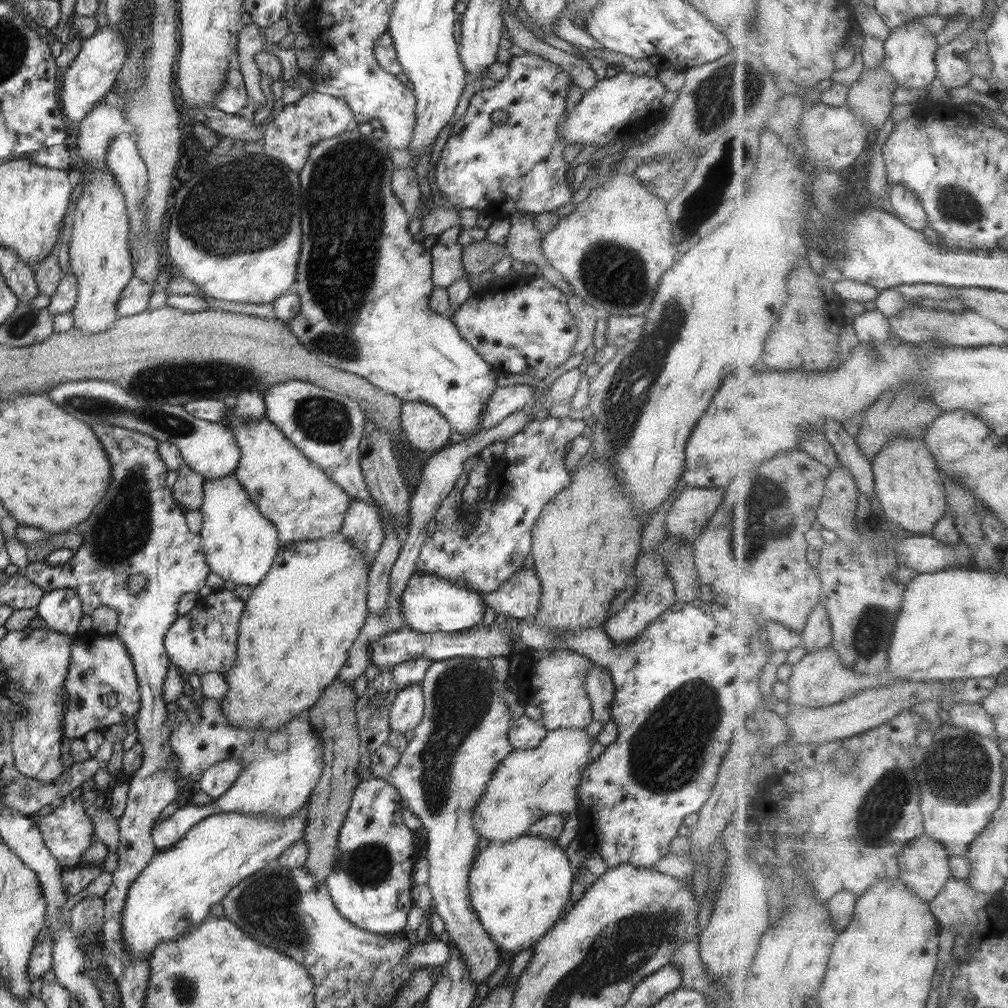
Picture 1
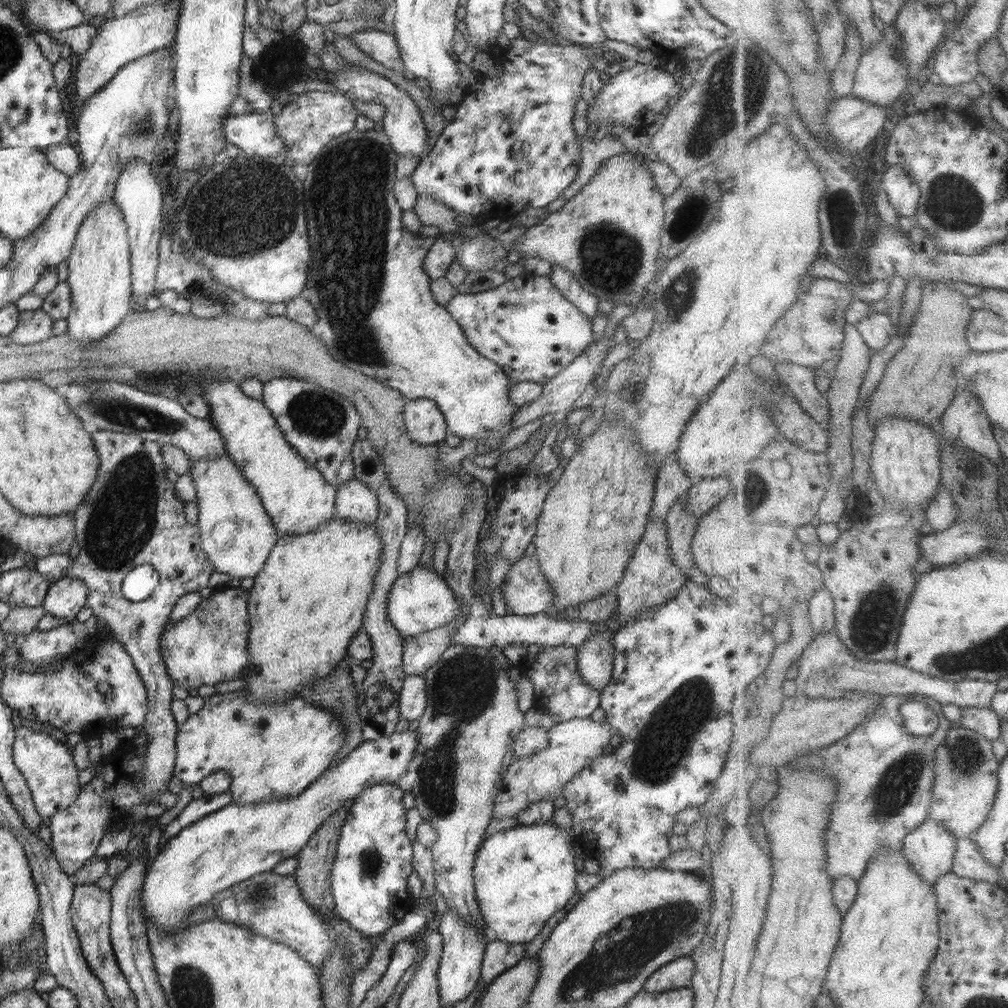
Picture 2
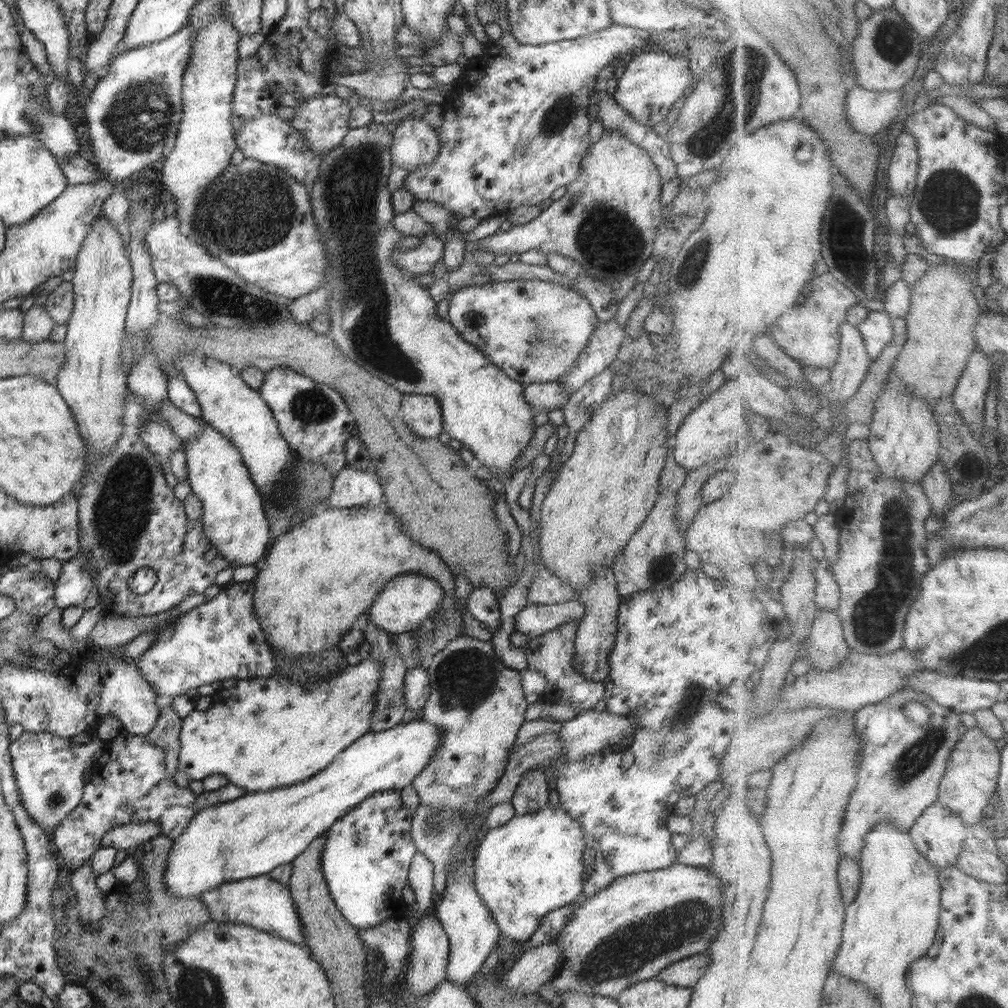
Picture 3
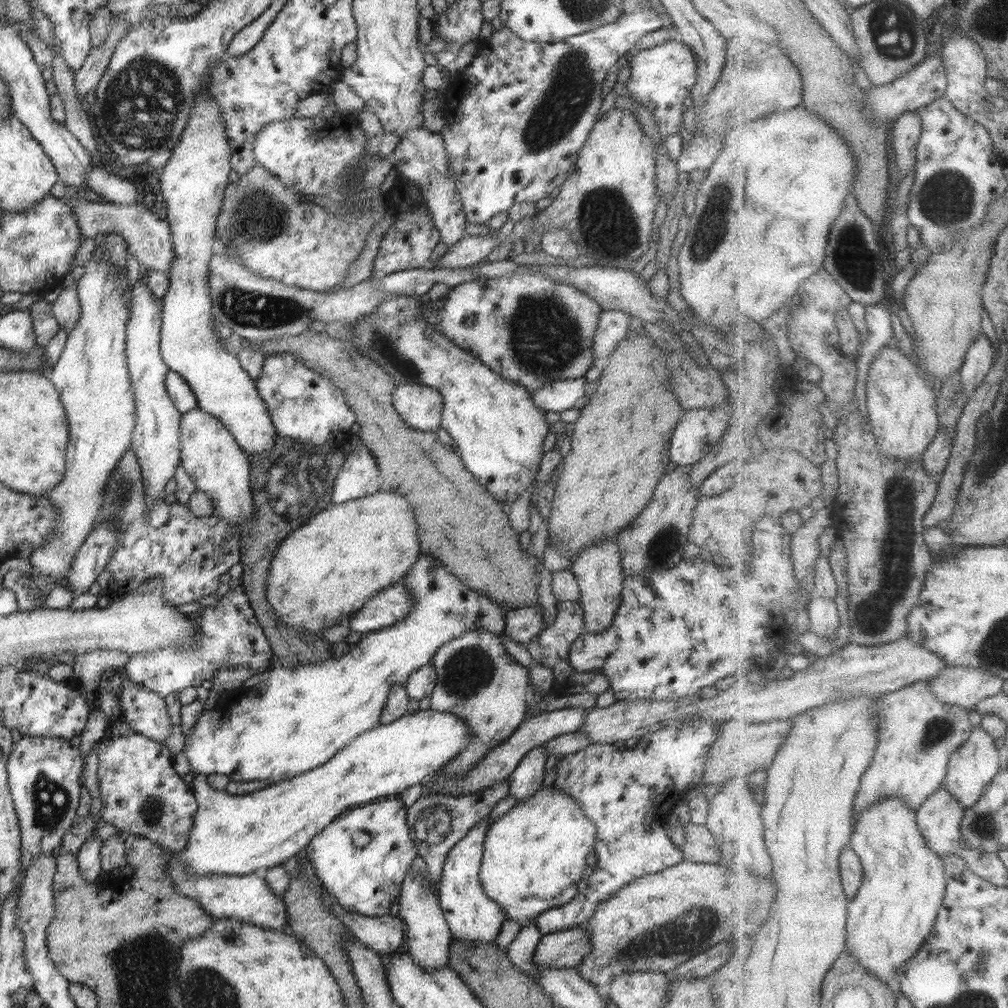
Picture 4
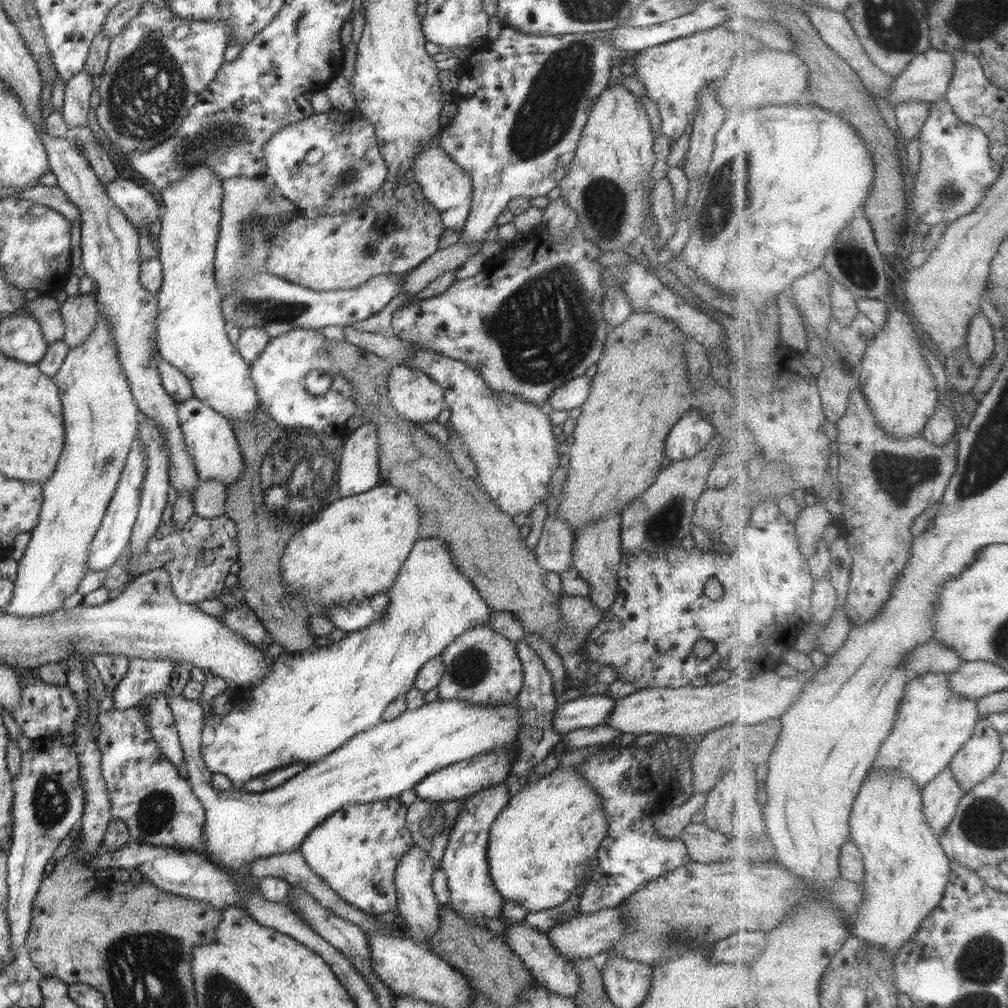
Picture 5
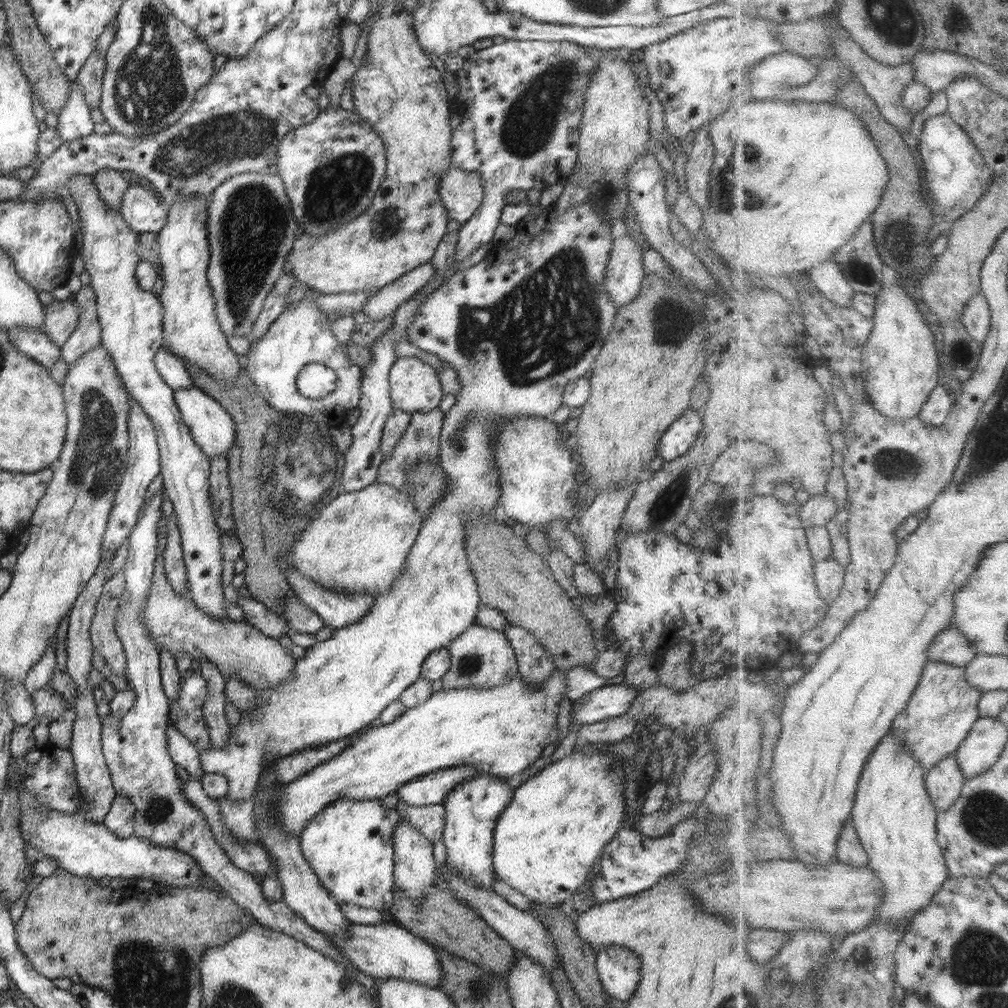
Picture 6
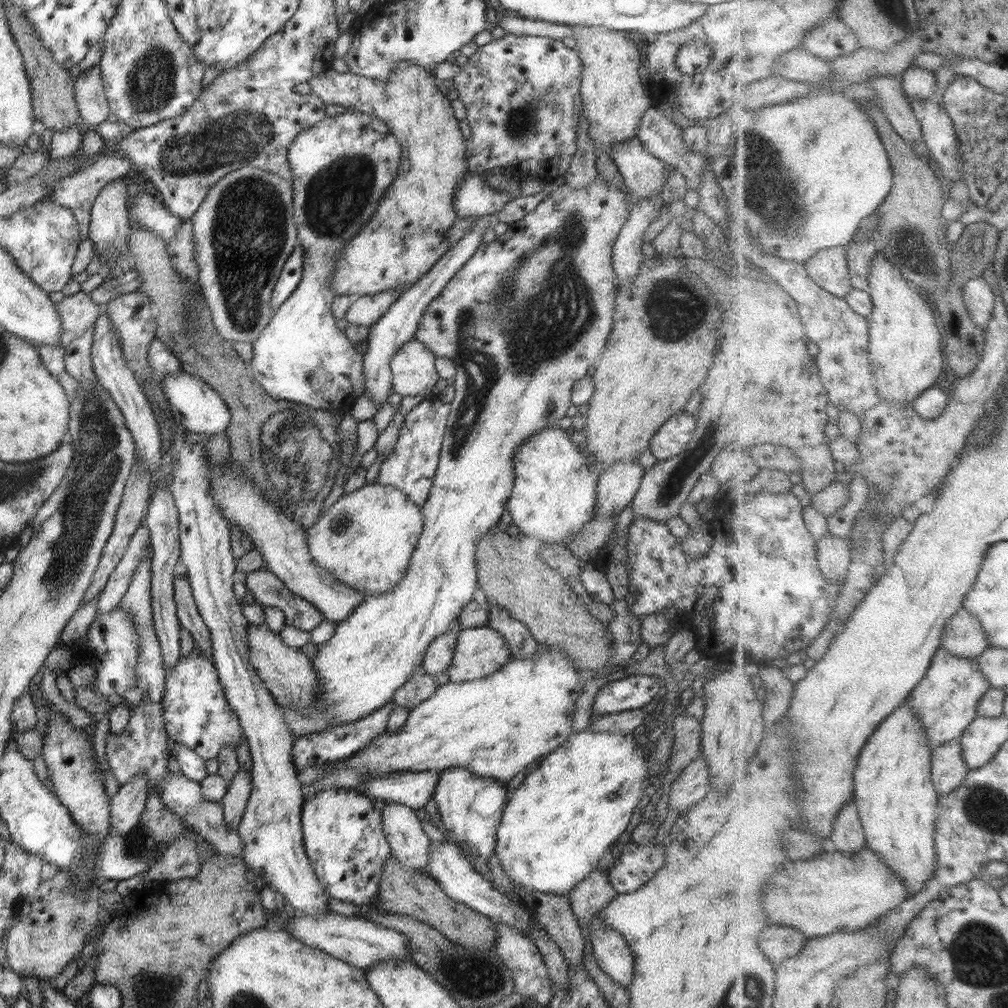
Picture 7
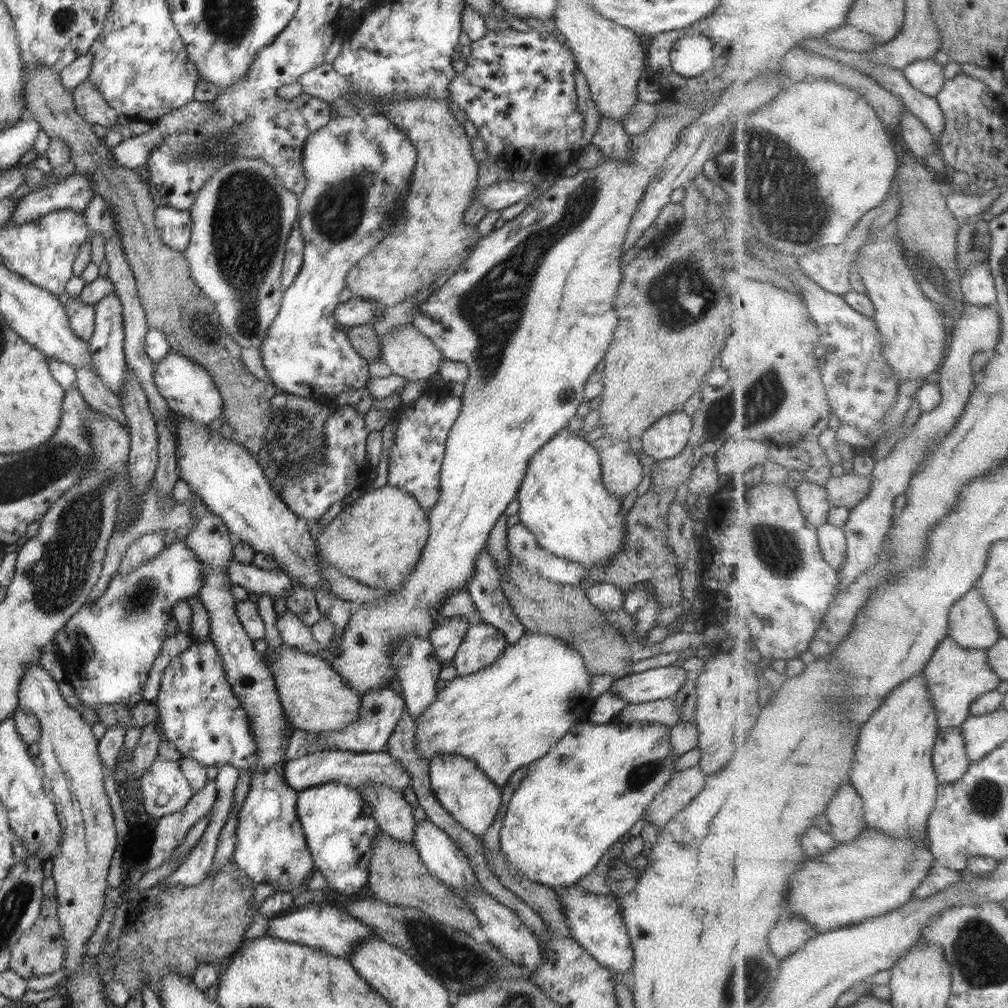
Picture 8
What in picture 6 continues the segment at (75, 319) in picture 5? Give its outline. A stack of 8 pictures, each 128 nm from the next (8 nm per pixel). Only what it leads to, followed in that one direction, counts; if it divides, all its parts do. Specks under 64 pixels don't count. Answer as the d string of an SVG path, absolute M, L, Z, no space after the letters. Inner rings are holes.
M89 284L82 285L74 296L75 306L80 311L78 325L68 340L60 347L61 358L71 366L92 347L101 344L101 326L98 320L95 293Z

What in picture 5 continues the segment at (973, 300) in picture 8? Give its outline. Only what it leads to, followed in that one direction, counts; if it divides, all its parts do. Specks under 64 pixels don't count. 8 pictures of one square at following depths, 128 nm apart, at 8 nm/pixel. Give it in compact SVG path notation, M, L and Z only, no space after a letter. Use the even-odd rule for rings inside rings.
M980 310L978 316L972 320L968 337L972 358L974 358L978 367L985 368L996 352L997 336L992 320L986 316L984 310Z

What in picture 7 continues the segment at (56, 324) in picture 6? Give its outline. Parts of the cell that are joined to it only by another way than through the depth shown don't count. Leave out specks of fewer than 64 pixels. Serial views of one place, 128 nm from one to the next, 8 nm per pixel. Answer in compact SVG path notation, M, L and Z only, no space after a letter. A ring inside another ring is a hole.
M83 291L64 297L61 302L55 304L55 308L62 322L62 347L84 335L84 332L95 325L97 318L104 311L103 306L95 304Z

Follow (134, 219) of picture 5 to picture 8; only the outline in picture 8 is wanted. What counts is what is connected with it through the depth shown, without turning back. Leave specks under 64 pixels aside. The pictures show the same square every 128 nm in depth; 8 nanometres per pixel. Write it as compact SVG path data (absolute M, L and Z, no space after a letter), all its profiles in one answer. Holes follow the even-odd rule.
M157 205L155 224L161 240L170 248L184 252L191 240L192 218L189 211L176 210L166 205Z

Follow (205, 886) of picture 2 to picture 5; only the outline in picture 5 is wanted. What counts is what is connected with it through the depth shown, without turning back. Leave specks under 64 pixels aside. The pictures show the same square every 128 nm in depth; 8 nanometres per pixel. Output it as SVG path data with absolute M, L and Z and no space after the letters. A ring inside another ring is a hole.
M183 694L178 696L167 696L168 705L170 706L174 721L176 731L182 746L182 751L184 753L184 766L186 772L188 773L188 781L192 792L196 794L196 798L200 800L202 806L204 807L204 833L202 833L202 843L205 845L205 855L202 855L208 862L218 866L224 866L224 868L232 868L232 870L241 870L245 869L248 864L252 864L254 860L258 858L266 858L266 856L276 856L282 855L285 853L295 852L302 845L302 842L308 837L308 833L320 822L324 822L330 814L338 812L340 808L350 805L350 804L366 804L369 802L376 802L378 800L386 800L390 798L397 798L401 792L408 790L408 788L416 787L424 778L431 776L434 772L446 768L457 762L471 759L476 755L480 755L484 752L493 752L494 750L507 750L512 751L514 755L514 762L518 759L519 743L517 742L517 733L519 730L519 709L517 705L504 707L503 705L481 705L475 706L464 703L464 700L434 700L429 704L424 704L421 708L418 709L406 709L404 713L400 714L396 719L390 721L380 722L374 728L370 728L366 732L356 734L351 740L345 743L341 748L338 748L335 752L328 756L324 756L320 762L317 762L315 765L307 766L305 770L302 770L297 776L290 778L287 782L284 782L281 786L278 786L273 789L268 789L267 791L261 793L251 793L248 791L242 790L230 790L230 791L219 791L218 789L211 786L211 777L213 773L204 766L205 762L201 756L201 733L203 730L203 724L205 720L205 710L200 704L199 700L188 700L184 698Z

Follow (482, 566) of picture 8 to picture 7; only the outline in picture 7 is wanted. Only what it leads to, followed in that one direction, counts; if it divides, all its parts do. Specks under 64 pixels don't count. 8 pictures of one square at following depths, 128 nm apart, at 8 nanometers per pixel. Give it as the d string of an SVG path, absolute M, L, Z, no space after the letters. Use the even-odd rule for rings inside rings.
M488 602L488 624L487 626L496 629L504 637L513 658L532 658L540 650L540 643L532 636L528 627L512 618L508 610L500 608L498 604Z

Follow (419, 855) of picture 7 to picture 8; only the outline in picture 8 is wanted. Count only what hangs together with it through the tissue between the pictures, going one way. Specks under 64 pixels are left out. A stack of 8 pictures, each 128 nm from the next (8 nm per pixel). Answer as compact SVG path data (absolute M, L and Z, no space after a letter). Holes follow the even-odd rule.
M364 787L360 790L362 800L372 807L371 816L393 840L413 845L416 820L413 807L400 793L390 787Z

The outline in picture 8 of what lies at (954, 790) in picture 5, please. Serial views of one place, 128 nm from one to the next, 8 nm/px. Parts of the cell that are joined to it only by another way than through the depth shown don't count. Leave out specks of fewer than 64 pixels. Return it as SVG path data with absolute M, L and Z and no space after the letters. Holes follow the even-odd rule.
M960 727L942 729L935 751L935 768L941 784L958 783L967 777L973 761Z

